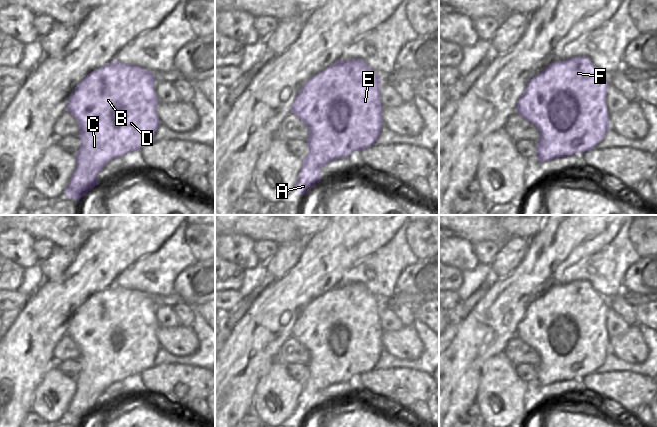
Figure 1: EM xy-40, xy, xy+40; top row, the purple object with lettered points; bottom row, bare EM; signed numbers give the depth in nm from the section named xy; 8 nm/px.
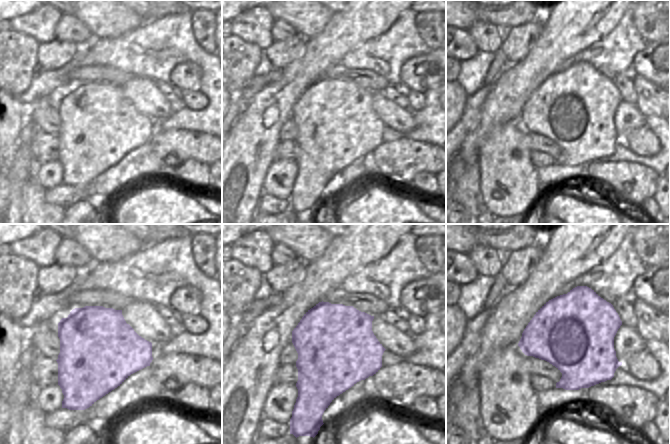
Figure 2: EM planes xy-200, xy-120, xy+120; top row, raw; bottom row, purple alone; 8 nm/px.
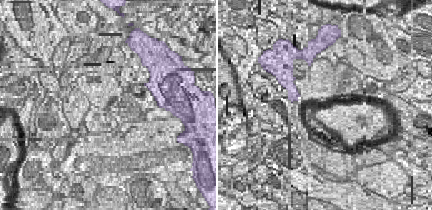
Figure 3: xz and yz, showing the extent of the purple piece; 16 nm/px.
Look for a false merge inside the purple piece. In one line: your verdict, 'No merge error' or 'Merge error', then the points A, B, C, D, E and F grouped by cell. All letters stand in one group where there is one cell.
No merge error. Groups: A B C D E F

